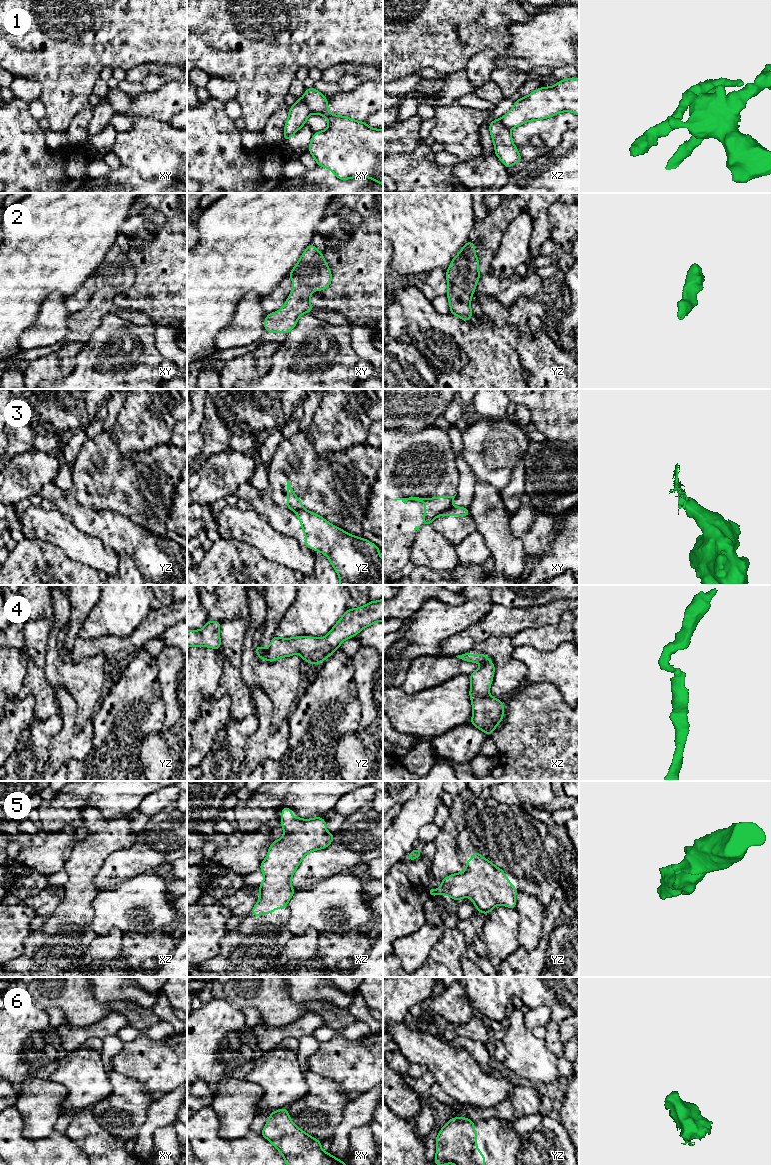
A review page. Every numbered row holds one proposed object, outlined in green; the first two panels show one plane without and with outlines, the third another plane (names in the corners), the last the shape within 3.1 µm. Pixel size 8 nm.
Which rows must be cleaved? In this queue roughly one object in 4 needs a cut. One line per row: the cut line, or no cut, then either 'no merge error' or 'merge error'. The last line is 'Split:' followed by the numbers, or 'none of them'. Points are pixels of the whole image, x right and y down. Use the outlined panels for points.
1: xy (302, 98), (311, 112) | merge error
2: no cut | no merge error
3: xy (453, 506), (437, 515) | merge error
4: no cut | no merge error
5: no cut | no merge error
6: no cut | no merge error
Split: 1, 3

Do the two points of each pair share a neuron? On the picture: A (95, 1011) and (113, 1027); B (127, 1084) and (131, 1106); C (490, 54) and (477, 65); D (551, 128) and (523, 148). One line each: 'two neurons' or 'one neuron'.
A: two neurons
B: one neuron
C: one neuron
D: one neuron

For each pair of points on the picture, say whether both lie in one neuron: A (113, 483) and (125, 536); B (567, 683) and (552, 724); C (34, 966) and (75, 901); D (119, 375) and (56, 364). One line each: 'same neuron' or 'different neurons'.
A: different neurons
B: different neurons
C: same neuron
D: different neurons

